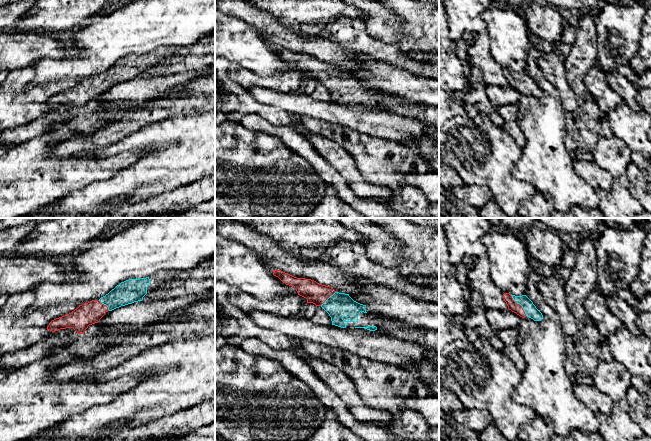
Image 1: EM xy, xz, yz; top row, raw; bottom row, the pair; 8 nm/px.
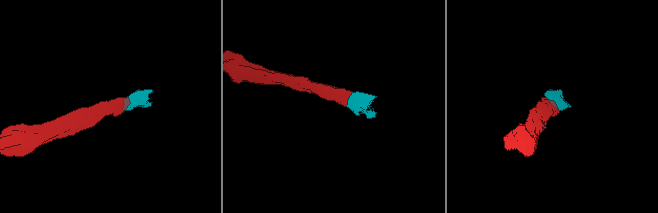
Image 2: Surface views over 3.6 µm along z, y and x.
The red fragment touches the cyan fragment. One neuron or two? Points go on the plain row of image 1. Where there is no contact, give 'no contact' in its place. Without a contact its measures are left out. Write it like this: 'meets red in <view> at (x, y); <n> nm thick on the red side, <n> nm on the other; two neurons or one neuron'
meets red in yz at (520, 81); 80 nm thick on the red side, 100 nm on the other; one neuron

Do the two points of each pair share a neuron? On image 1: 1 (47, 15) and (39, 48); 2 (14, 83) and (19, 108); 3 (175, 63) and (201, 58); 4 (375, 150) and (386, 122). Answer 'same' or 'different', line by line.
1: different
2: same
3: same
4: different

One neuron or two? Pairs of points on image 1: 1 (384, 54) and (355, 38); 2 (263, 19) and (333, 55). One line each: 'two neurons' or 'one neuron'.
1: one neuron
2: one neuron

